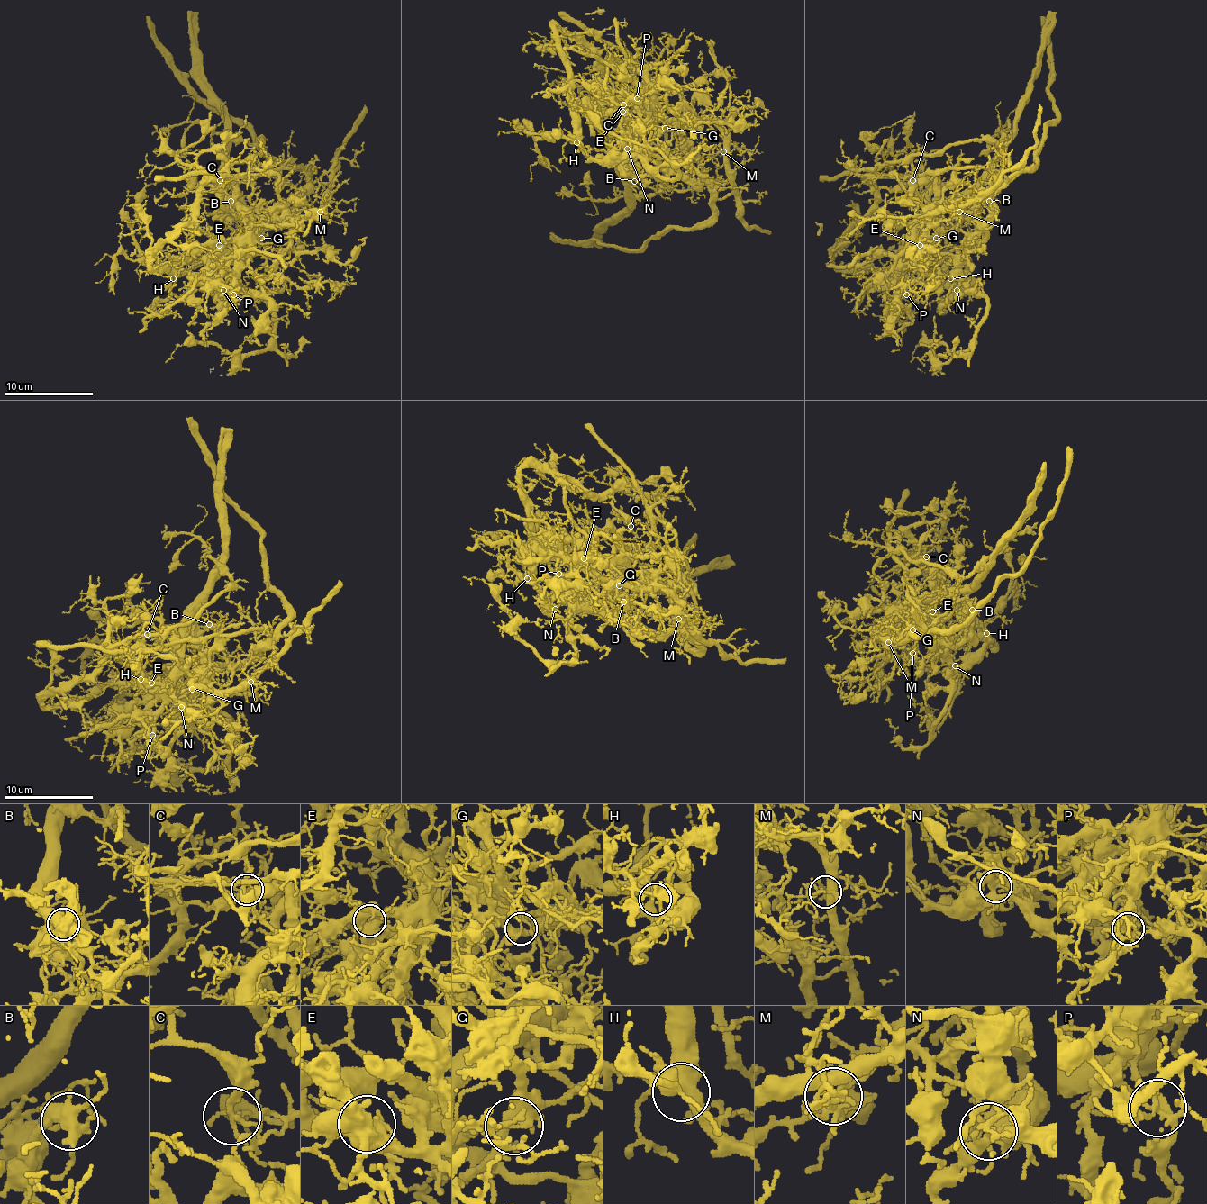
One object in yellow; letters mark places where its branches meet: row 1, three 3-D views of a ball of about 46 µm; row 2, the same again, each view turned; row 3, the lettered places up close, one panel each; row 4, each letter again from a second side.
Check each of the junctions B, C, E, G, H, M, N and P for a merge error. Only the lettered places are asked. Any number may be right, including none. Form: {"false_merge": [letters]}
{"false_merge": ["B", "C", "E", "G", "N", "P"]}

